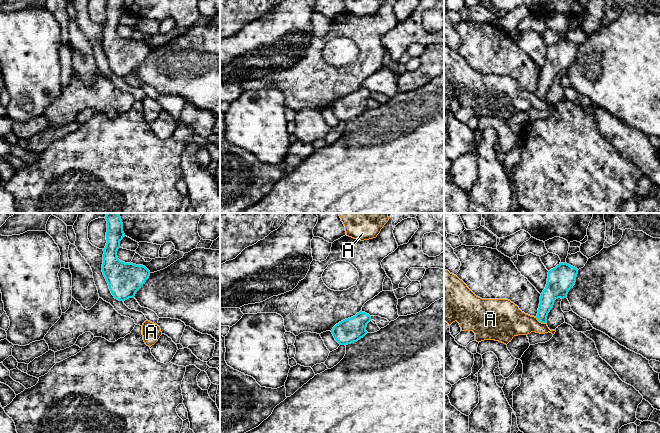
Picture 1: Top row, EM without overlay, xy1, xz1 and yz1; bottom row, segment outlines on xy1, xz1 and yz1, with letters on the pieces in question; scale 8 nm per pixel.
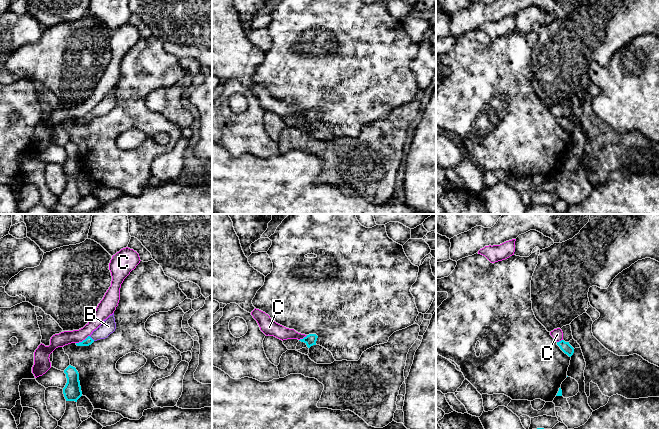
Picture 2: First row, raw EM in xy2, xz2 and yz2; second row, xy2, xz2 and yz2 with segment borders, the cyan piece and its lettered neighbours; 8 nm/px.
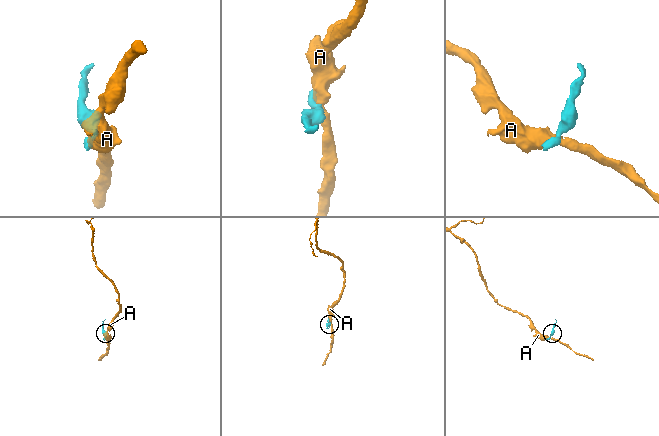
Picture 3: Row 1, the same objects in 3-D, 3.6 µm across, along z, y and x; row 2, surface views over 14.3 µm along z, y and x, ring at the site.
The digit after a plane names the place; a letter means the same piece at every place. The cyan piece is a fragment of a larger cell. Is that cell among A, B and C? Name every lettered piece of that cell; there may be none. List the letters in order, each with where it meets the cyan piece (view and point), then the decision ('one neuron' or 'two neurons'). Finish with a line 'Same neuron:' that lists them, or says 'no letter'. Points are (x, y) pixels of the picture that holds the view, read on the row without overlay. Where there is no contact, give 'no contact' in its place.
A: yz1 (540, 97) | two neurons
B: xy2 (91, 114) | one neuron
C: xy2 (83, 116) | two neurons
Same neuron: B

